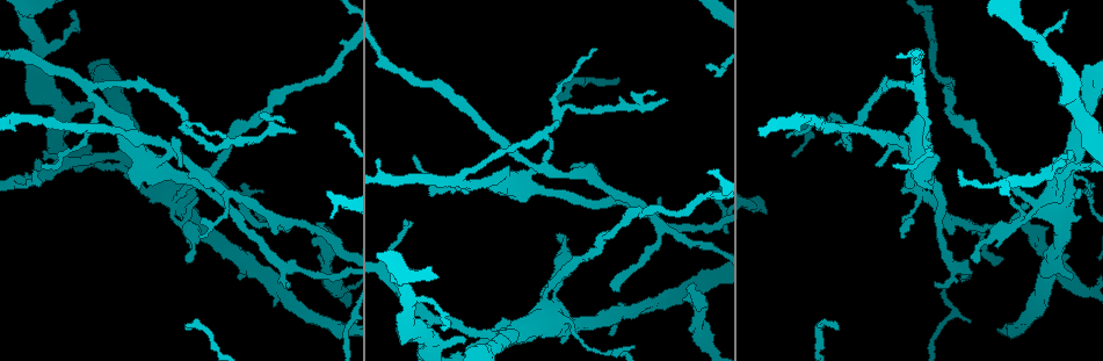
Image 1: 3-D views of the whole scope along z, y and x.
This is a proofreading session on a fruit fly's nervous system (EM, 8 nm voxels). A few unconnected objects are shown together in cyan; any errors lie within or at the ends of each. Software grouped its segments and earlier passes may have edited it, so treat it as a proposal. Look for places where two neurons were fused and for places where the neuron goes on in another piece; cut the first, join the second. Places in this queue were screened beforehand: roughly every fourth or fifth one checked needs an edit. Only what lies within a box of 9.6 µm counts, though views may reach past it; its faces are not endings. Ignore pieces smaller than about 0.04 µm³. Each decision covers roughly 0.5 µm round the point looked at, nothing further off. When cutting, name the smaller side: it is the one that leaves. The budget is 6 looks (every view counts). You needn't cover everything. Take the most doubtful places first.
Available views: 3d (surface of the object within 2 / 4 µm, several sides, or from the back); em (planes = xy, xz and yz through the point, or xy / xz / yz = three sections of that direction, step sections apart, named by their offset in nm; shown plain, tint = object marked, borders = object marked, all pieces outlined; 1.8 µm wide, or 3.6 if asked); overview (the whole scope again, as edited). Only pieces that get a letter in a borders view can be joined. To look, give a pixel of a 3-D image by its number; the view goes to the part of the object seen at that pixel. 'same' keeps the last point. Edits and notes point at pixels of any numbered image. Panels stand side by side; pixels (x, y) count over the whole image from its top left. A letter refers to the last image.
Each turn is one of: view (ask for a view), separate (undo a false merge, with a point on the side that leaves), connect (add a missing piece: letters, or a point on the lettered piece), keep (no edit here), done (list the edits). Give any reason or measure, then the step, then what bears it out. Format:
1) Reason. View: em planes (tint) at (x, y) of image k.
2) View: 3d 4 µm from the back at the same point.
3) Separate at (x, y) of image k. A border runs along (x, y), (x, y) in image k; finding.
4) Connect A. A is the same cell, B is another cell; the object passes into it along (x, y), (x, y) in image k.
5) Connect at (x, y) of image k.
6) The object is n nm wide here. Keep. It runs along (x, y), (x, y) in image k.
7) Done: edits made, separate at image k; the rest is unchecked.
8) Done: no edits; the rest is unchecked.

Free end. View: em planes (borders) at (323, 225) of image 1.

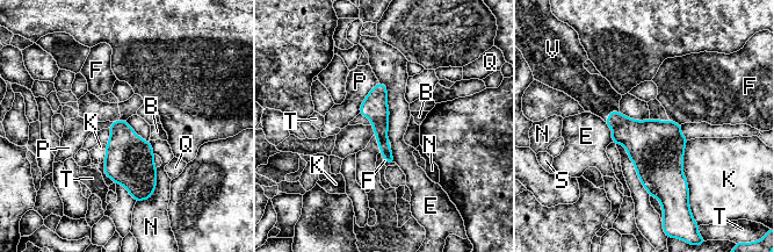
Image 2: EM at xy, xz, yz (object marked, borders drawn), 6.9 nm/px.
The longest contact is with E, 420 nm. Connect V. V is the same cell, B, E, F, K, N, P, Q, S and T are other cells; the object passes into it along (636, 136), (609, 113), (594, 93) in image 2; the neuron continues.

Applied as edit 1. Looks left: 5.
See it whole again. View: overview.

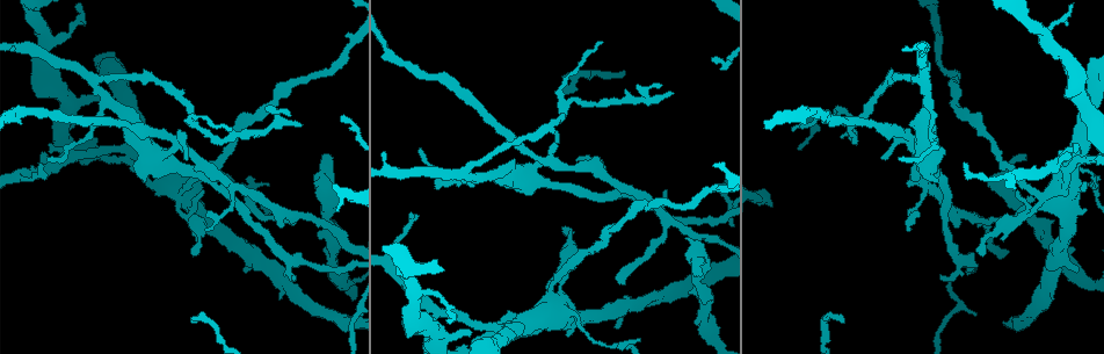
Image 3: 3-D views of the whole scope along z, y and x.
Branch stops here. View: 3d 2 µm at (666, 190) of image 3.

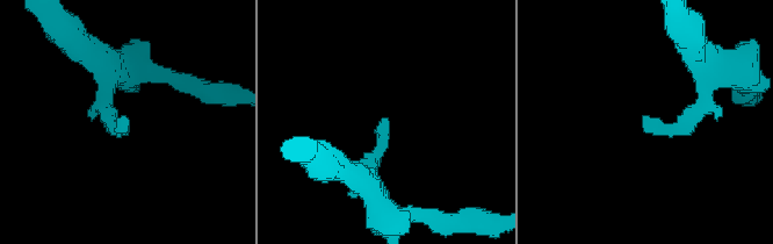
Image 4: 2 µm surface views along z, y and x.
View: em xz step 16 (borders) at (384, 121) of image 4.

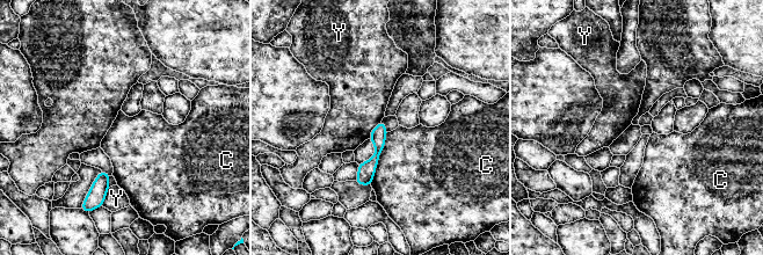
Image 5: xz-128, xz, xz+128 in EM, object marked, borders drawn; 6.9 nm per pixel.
The object is 110 nm wide here. Keep. C and Y are other cells; it runs along (380, 125), (377, 154), (363, 182) in image 5; no lettered piece goes on from it.

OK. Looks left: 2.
A narrow waist. View: em planes (tint) at (191, 213) of image 3.

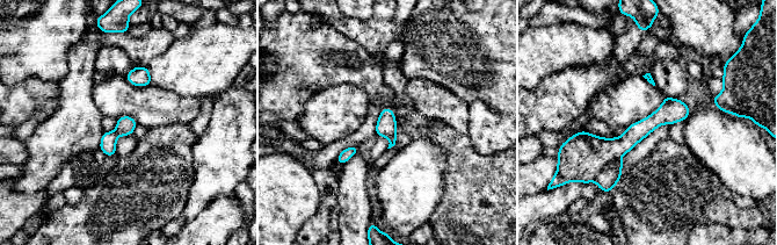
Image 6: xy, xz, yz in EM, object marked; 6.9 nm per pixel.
See the neighbours. View: em planes (borders) at the same point.

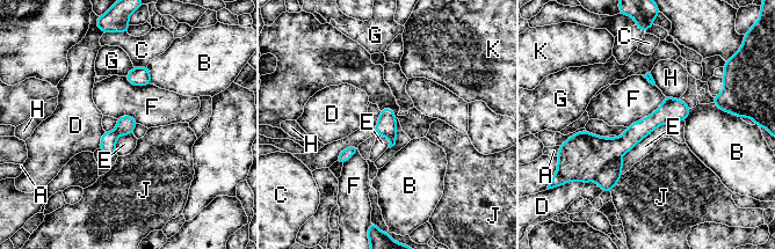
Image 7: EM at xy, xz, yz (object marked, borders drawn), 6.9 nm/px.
The longest contact is with E, 500 nm. Separate at (607, 178) of image 7. A, B, C, D, E, F, G, H, J and K are other cells; a second neuron is stuck on.

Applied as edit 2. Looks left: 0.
Done: edits made, connect at image 2, separate at image 7; the rest is unchecked.

